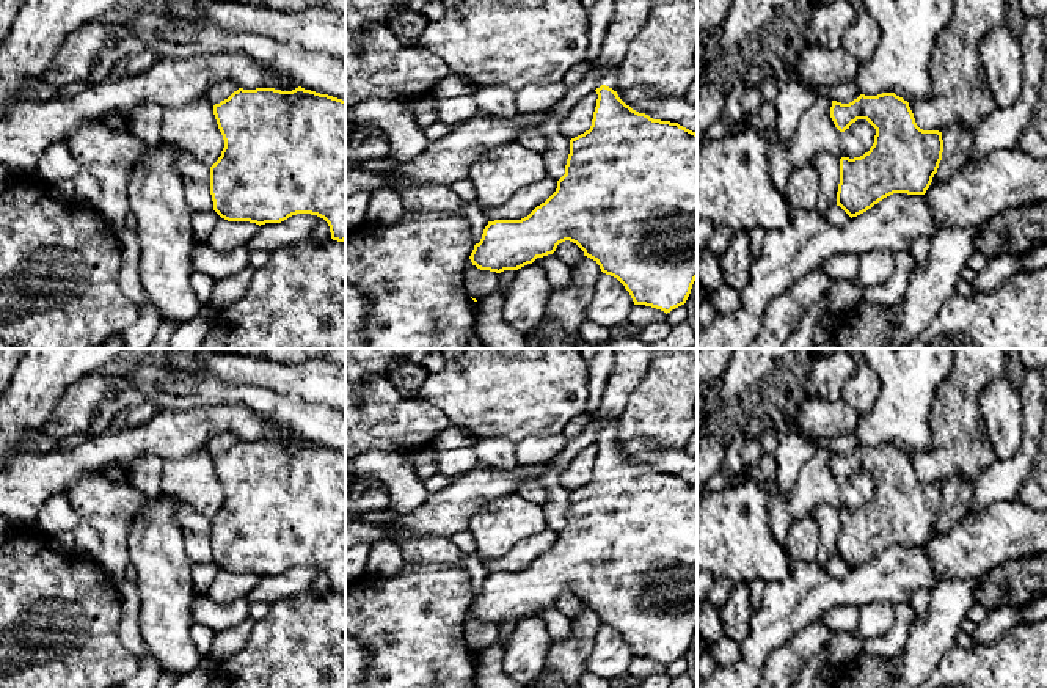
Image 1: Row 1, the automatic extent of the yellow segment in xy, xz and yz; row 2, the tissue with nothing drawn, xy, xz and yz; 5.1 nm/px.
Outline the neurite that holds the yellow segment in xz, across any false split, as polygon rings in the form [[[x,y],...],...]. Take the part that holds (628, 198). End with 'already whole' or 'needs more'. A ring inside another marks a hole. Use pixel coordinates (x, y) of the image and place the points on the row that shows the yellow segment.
[[[617,68],[606,71],[596,85],[592,126],[570,140],[565,174],[556,192],[521,220],[488,221],[469,256],[480,270],[518,270],[537,258],[553,254],[559,243],[576,243],[603,273],[617,278],[634,305],[664,311],[686,303],[697,280],[697,134],[678,123],[653,119],[626,105],[617,94]]]; needs more

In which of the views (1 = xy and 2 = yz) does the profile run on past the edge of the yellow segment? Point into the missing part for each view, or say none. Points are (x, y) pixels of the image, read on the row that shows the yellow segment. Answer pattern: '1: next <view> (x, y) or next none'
1: next none
2: next none

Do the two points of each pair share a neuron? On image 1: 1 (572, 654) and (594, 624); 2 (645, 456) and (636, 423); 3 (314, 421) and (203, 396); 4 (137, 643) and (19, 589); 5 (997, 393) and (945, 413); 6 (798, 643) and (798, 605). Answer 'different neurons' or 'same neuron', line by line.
1: same neuron
2: different neurons
3: same neuron
4: different neurons
5: different neurons
6: different neurons

